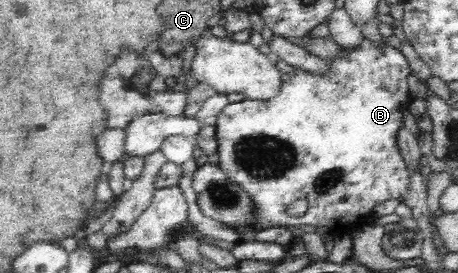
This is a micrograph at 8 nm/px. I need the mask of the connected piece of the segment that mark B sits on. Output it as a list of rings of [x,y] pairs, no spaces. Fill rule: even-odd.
[[[363,37],[362,42],[354,49],[344,49],[337,58],[328,58],[326,61],[326,72],[322,74],[314,74],[309,70],[298,68],[296,72],[288,74],[280,71],[280,90],[278,94],[274,94],[268,100],[250,100],[244,98],[242,101],[228,103],[224,110],[220,110],[220,114],[216,116],[216,141],[218,141],[217,152],[219,154],[218,167],[222,169],[222,173],[228,177],[232,183],[240,185],[242,189],[249,195],[253,203],[253,218],[255,220],[244,228],[254,228],[255,232],[263,231],[269,227],[285,227],[292,226],[296,232],[297,226],[308,225],[315,228],[326,227],[335,237],[340,232],[348,232],[354,227],[370,220],[374,215],[374,208],[388,200],[402,199],[407,192],[408,186],[408,167],[404,161],[399,147],[399,130],[404,127],[404,114],[402,108],[409,106],[415,98],[410,95],[408,89],[408,76],[410,76],[410,62],[404,57],[402,51],[395,50],[386,42],[384,48],[376,48],[368,38]],[[304,199],[308,201],[308,211],[300,217],[288,215],[289,206],[295,201]]]

